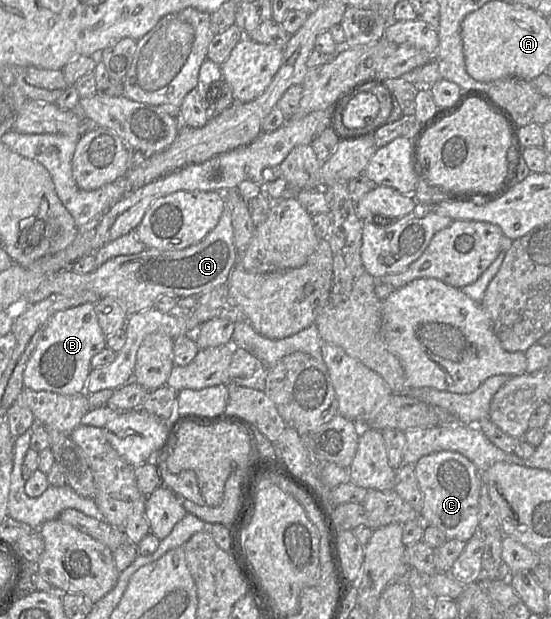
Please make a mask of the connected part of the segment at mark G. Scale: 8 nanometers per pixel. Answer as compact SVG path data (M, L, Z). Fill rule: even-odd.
M225 205L225 210L217 226L196 244L179 250L145 249L136 254L116 256L99 265L93 272L86 274L77 273L69 267L48 275L35 291L21 300L34 304L52 294L81 293L89 290L95 292L100 298L114 298L123 305L128 315L132 315L153 308L157 299L162 295L172 295L174 297L201 296L218 286L227 285L231 272L237 263L238 253L235 245L231 212Z

